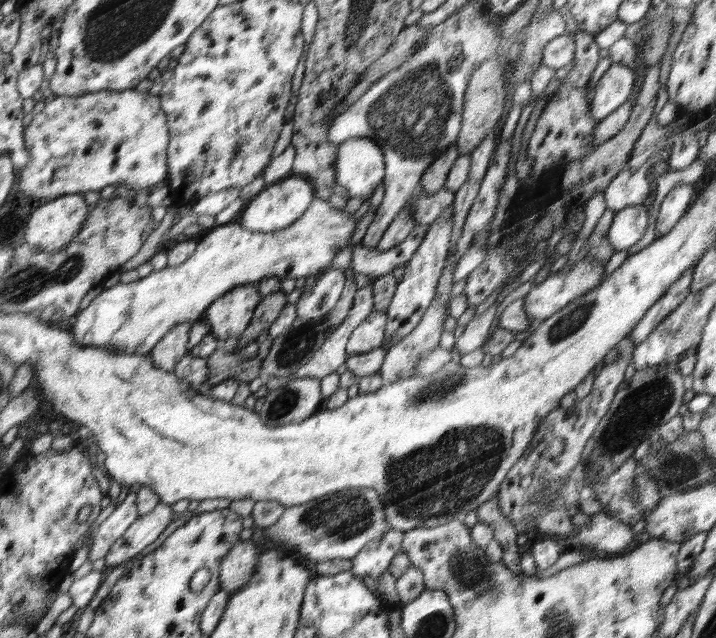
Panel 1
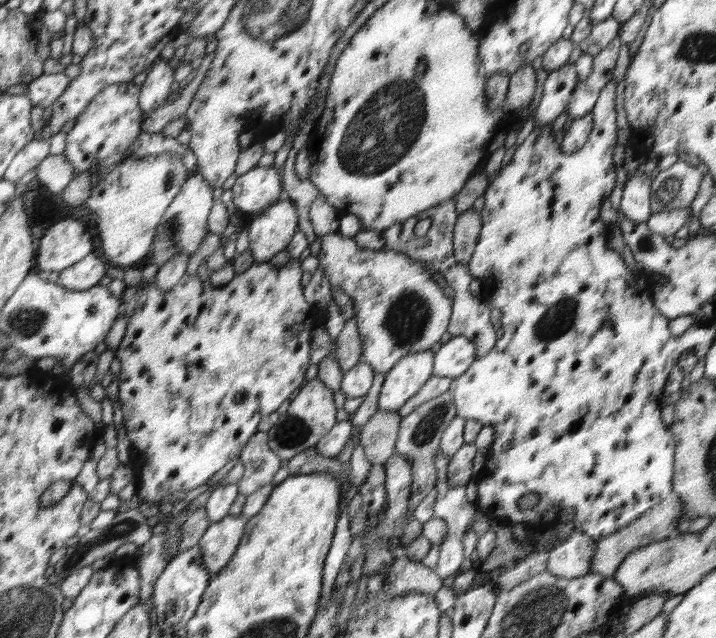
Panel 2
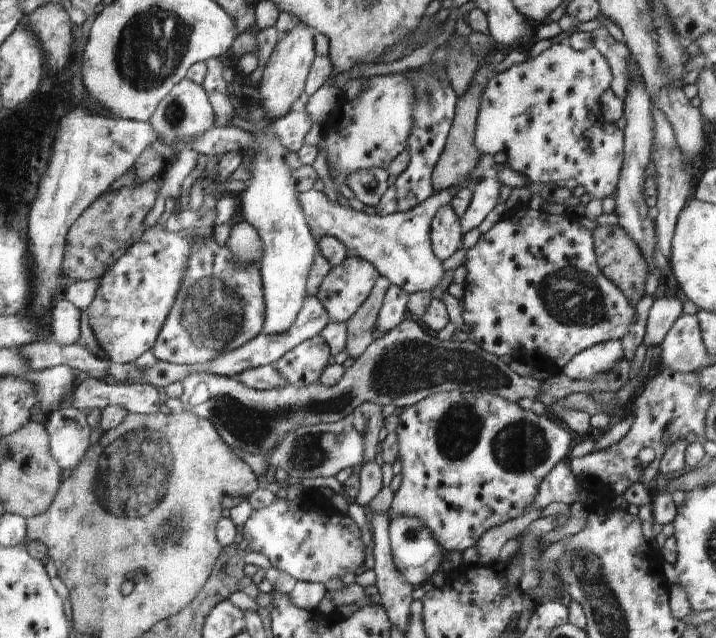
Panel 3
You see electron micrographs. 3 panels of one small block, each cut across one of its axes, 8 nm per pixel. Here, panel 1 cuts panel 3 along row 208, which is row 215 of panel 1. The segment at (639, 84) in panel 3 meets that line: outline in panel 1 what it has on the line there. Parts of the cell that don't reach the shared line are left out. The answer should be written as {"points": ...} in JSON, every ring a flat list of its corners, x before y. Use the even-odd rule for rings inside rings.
{"points":[[644,205,628,206,616,212,607,234,608,241,618,251,626,251,644,236,648,217,649,212]]}

